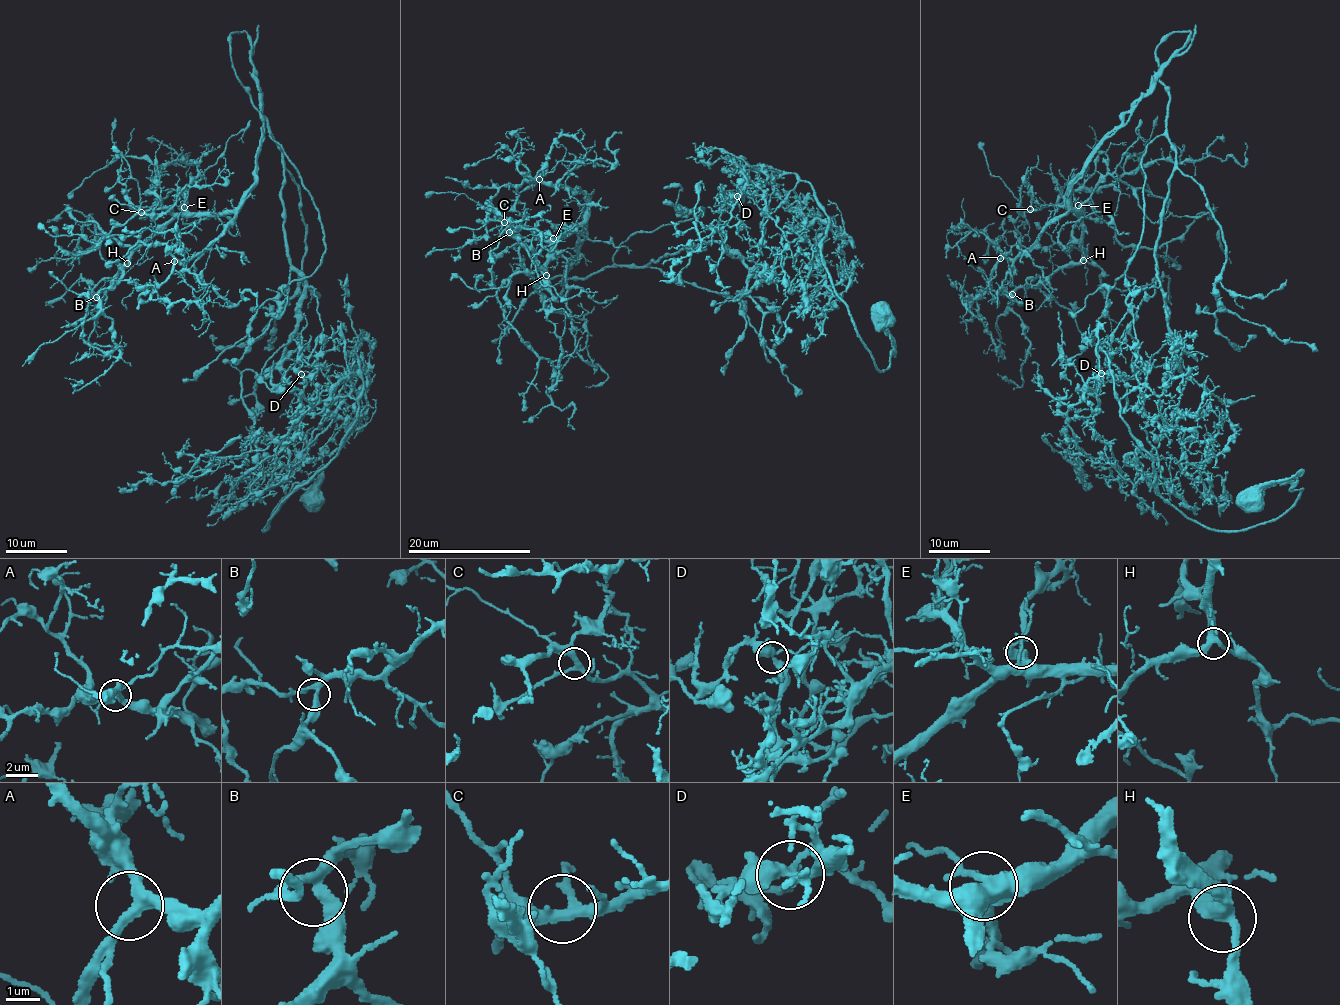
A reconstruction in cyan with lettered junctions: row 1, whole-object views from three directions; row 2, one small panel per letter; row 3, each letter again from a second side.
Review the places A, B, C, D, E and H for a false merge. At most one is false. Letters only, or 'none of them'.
D

